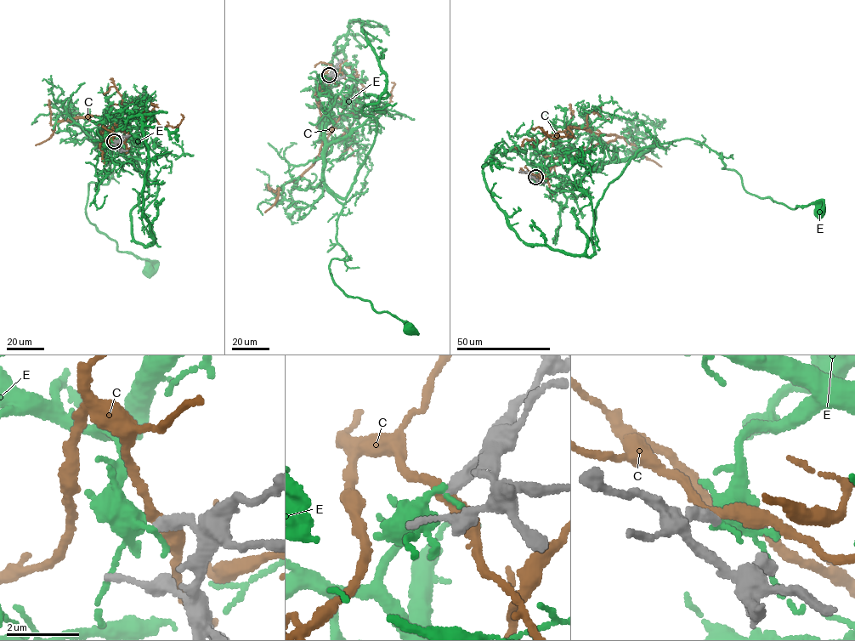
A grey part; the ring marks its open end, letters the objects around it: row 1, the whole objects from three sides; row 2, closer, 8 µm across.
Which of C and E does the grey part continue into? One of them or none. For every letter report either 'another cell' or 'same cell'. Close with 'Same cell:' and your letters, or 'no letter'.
C: another cell
E: another cell
Same cell: no letter

